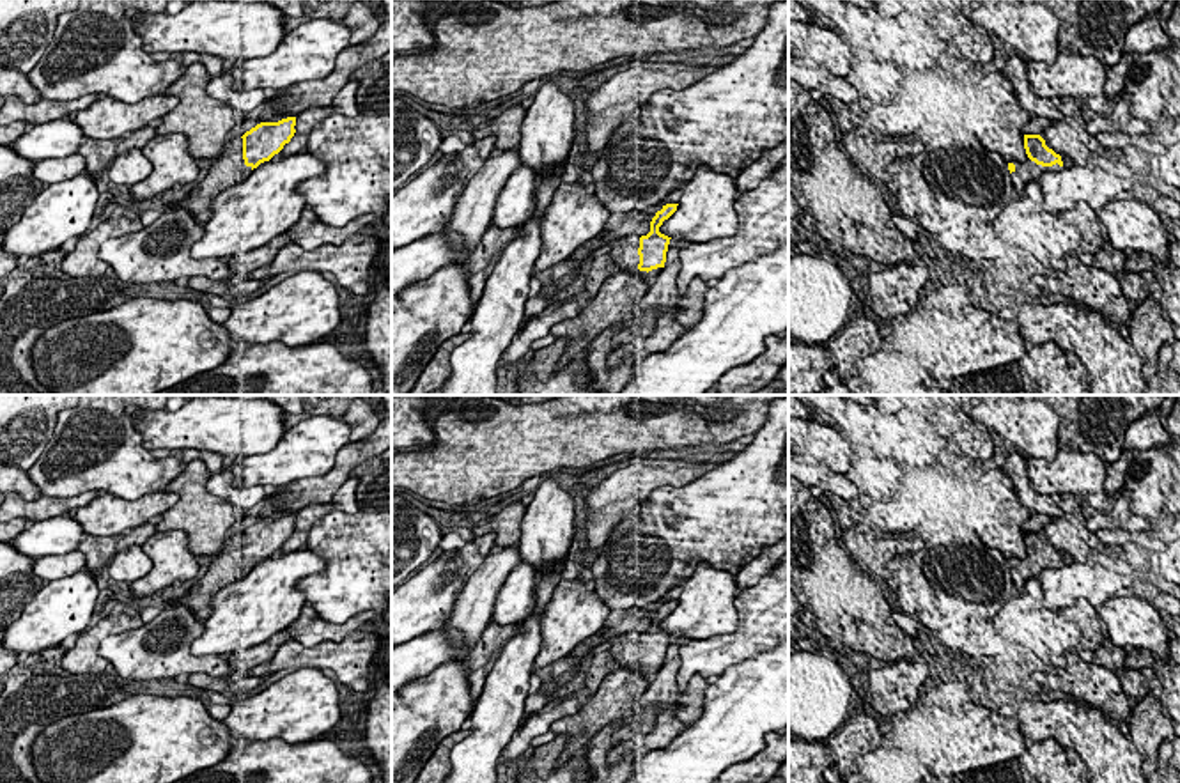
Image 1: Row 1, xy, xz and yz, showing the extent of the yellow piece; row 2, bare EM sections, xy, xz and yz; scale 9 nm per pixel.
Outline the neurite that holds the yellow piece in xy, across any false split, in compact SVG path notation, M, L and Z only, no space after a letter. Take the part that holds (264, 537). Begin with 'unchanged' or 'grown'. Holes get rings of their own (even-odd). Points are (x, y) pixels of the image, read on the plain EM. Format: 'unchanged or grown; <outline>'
grown; M296 514L278 519L260 519L243 533L227 539L225 547L211 556L207 572L186 593L170 604L182 604L200 620L213 613L213 599L229 585L241 581L252 567L269 558L285 540L291 539L296 526Z

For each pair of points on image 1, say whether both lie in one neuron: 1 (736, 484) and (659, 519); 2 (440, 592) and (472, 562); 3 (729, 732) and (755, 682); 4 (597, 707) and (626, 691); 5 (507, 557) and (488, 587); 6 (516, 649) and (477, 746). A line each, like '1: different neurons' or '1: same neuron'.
1: same neuron
2: same neuron
3: same neuron
4: same neuron
5: same neuron
6: same neuron

